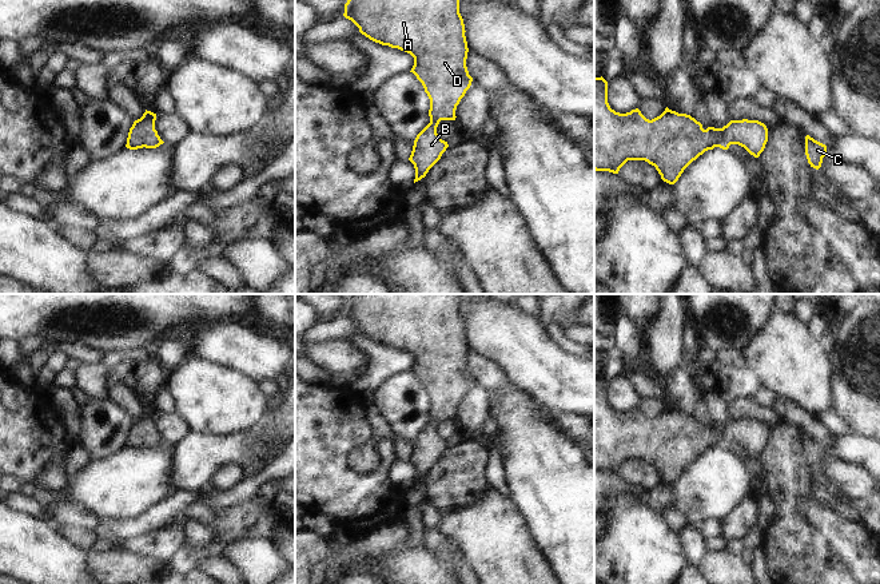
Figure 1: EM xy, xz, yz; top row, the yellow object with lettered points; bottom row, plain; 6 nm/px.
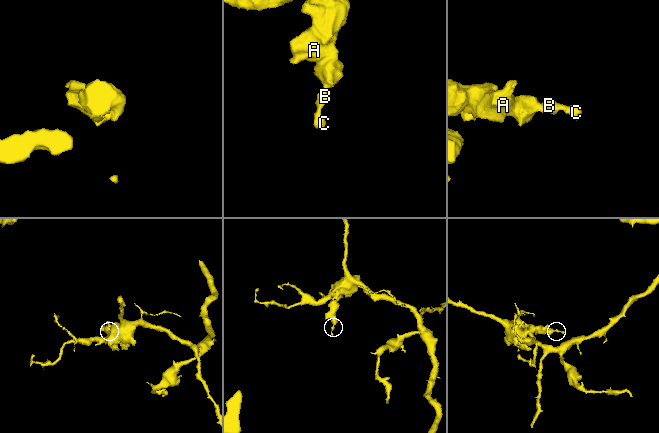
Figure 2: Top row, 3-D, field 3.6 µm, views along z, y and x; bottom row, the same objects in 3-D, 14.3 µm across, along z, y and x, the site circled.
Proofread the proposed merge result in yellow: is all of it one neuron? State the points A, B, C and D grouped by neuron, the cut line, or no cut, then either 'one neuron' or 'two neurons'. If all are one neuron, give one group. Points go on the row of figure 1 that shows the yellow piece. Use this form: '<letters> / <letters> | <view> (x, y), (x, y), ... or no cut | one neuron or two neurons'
A B C D | no cut | one neuron

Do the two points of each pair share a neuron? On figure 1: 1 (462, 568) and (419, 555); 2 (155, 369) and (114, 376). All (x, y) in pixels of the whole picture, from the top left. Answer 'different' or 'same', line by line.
1: different
2: same

